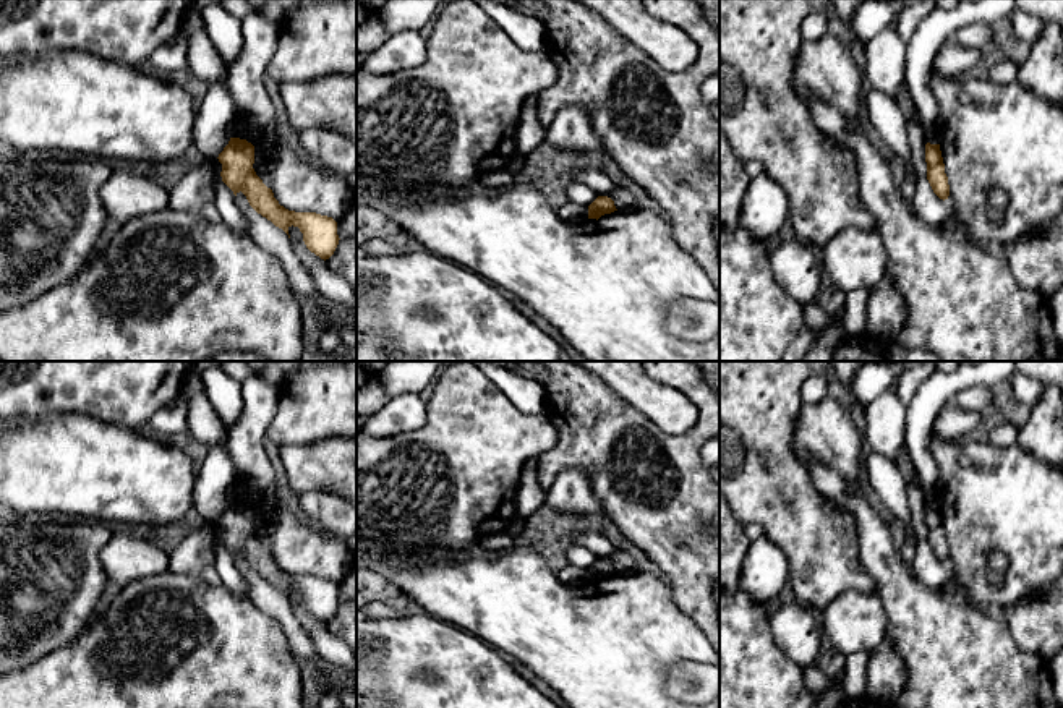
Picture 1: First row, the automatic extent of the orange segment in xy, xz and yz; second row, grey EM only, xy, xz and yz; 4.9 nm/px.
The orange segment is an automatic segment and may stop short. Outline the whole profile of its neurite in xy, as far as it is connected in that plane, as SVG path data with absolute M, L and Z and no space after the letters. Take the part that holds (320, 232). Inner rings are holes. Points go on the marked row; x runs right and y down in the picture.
M230 138L217 159L222 164L222 181L235 196L241 191L258 214L282 228L287 235L292 225L298 227L306 248L321 259L326 261L334 254L340 240L337 222L327 215L295 212L280 206L272 190L263 183L253 168L254 146L251 143Z

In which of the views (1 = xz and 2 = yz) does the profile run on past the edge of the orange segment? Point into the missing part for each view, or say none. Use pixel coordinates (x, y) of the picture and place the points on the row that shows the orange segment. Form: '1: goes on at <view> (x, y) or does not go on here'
1: does not go on here
2: does not go on here

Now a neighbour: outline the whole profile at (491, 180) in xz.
M504 168L497 172L488 172L481 175L478 181L483 188L496 190L512 185L514 177L507 168Z

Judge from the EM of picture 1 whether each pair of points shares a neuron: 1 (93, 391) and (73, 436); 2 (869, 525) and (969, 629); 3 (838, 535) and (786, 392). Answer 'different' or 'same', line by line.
1: different
2: same
3: same

